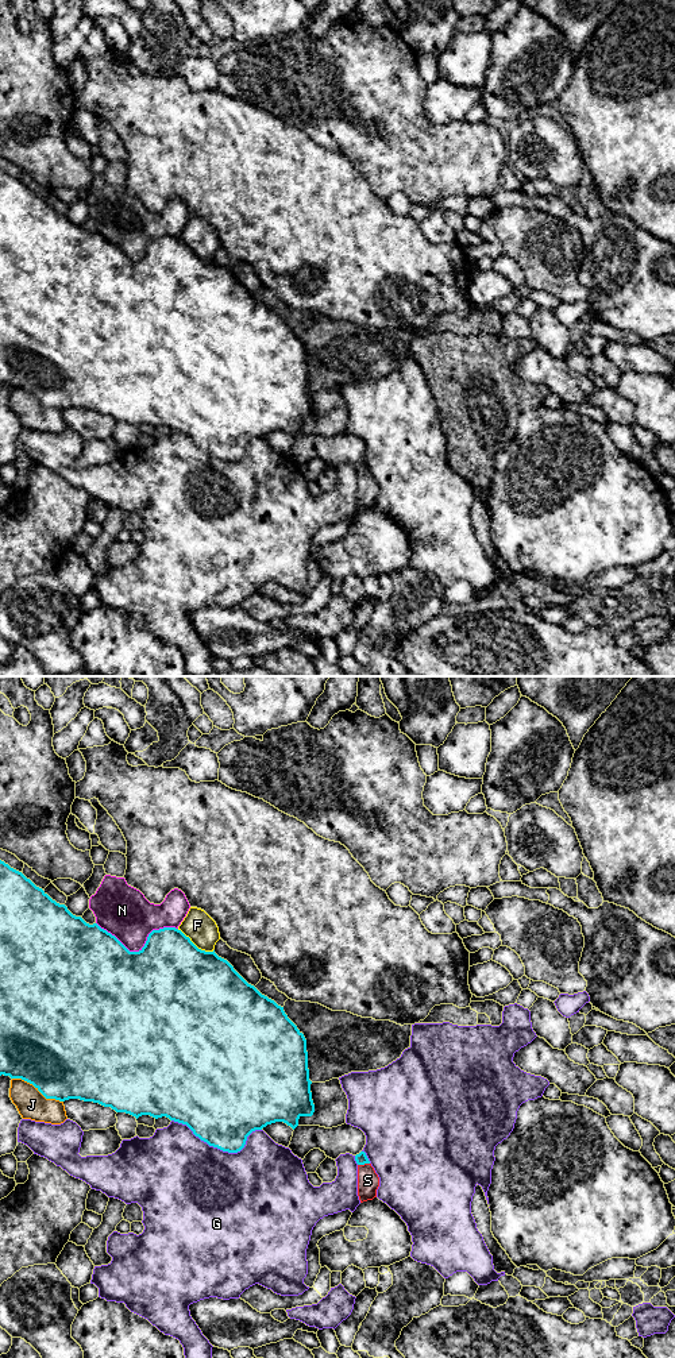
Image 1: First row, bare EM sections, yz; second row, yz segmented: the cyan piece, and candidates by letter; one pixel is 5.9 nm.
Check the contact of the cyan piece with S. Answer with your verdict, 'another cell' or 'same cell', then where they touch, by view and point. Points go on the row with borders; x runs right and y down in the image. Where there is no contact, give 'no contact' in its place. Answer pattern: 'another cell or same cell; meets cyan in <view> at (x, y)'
same cell; meets cyan in yz at (363, 1164)

